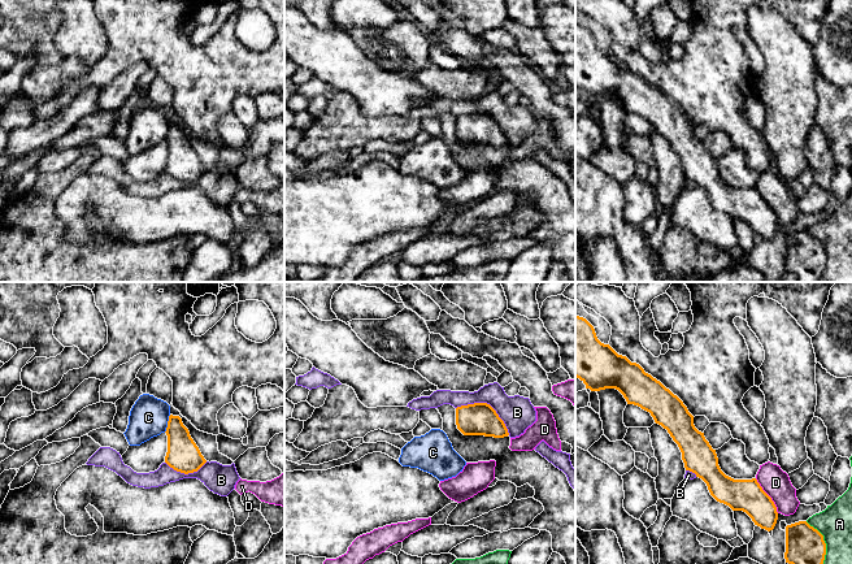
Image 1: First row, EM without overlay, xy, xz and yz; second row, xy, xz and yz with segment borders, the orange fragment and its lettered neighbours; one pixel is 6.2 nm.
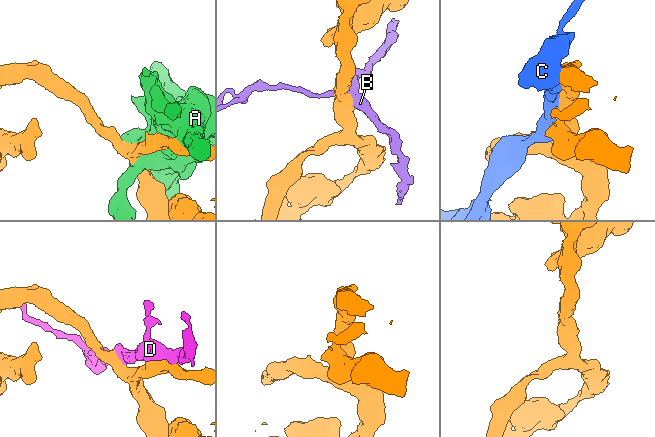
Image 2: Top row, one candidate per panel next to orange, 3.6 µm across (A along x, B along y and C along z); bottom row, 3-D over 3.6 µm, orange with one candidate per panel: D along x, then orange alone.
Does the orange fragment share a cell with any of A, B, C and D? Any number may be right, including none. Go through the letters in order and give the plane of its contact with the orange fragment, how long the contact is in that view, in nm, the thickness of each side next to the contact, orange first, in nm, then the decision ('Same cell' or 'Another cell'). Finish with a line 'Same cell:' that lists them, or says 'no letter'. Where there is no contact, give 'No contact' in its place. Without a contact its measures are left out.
A: Touches orange in yz. Shared border 340 nm. Thickness 260 nm (orange) against 200 nm. Another cell
B: Touches orange in xz. Shared border 380 nm. Thickness 200 nm (orange) against 200 nm. Same cell
C: Touches orange in xy. Shared border 120 nm. Thickness 200 nm (orange) against 240 nm. Another cell
D: Touches orange in yz. Shared border 260 nm. Thickness 200 nm (orange) against 170 nm. Another cell
Same cell: B

